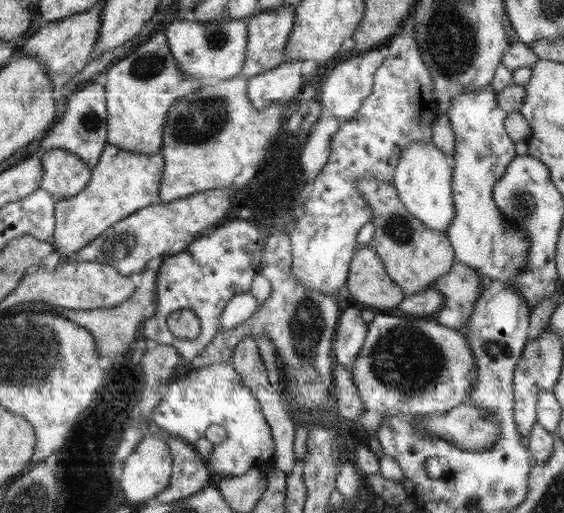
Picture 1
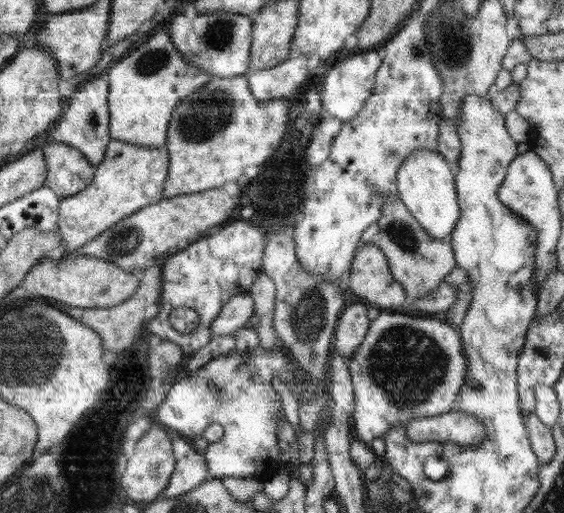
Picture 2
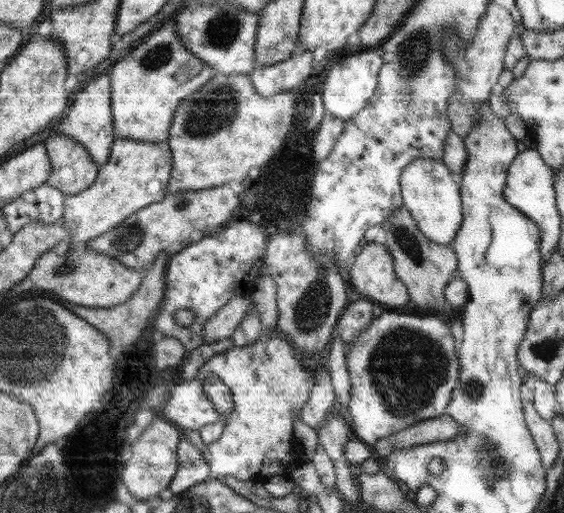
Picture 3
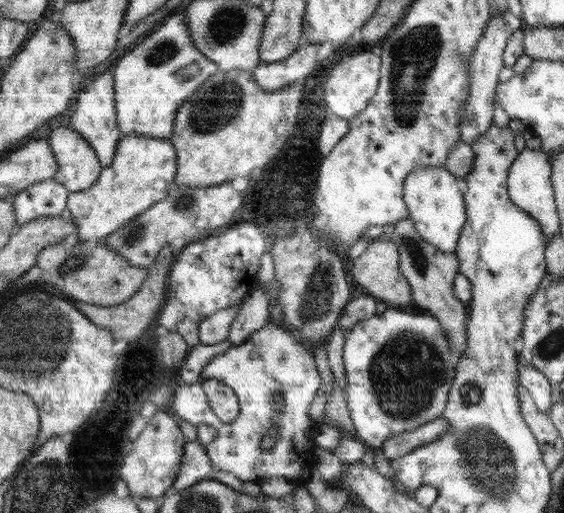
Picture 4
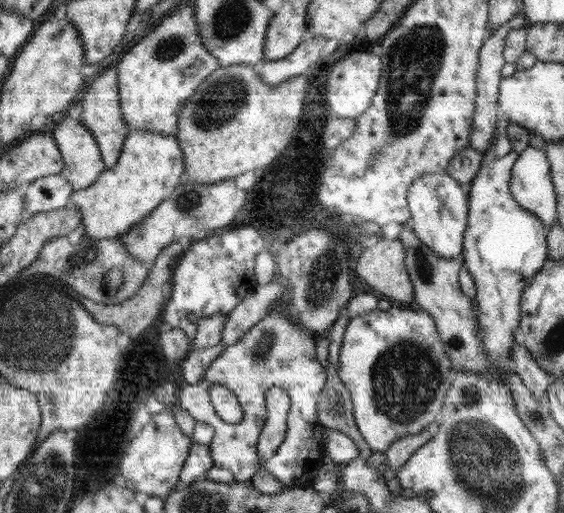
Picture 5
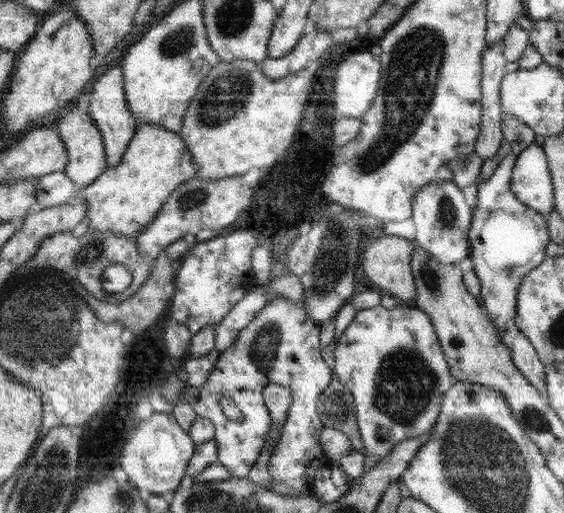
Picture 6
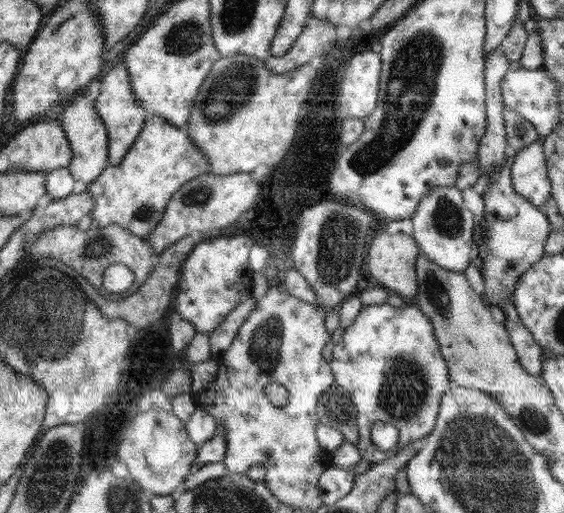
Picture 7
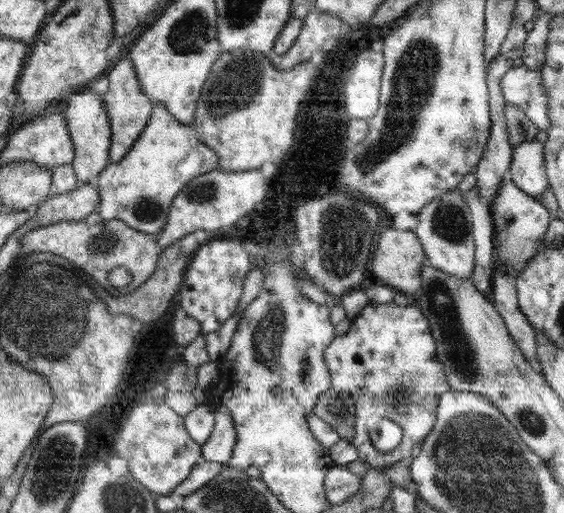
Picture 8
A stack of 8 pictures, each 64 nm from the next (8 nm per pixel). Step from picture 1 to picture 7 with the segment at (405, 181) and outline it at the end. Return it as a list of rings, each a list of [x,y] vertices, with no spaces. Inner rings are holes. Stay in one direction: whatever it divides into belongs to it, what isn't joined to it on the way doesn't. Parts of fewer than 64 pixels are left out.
[[[455,186],[434,190],[432,195],[421,201],[410,220],[411,236],[424,256],[444,270],[464,275],[470,264],[474,222],[472,212],[464,205],[461,192]]]

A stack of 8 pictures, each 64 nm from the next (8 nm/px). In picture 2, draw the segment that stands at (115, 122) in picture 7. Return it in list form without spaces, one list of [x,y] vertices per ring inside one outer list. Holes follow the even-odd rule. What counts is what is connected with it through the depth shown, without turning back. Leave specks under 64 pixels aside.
[[[98,78],[88,84],[84,84],[84,90],[74,92],[72,98],[67,99],[67,108],[62,114],[62,118],[56,124],[57,127],[52,130],[46,142],[58,141],[76,147],[82,151],[82,155],[90,162],[94,168],[102,164],[105,160],[106,146],[112,140],[109,127],[109,108],[108,108],[108,84],[106,80]]]

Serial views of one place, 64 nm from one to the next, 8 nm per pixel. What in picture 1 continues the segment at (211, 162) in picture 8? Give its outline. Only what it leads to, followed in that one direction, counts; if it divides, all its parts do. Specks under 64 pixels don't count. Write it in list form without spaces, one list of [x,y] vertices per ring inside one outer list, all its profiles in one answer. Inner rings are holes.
[[[107,142],[98,164],[91,172],[92,179],[79,194],[60,200],[55,205],[52,244],[56,245],[61,260],[84,248],[133,212],[161,203],[159,193],[165,172],[165,159],[161,152],[138,153]]]

